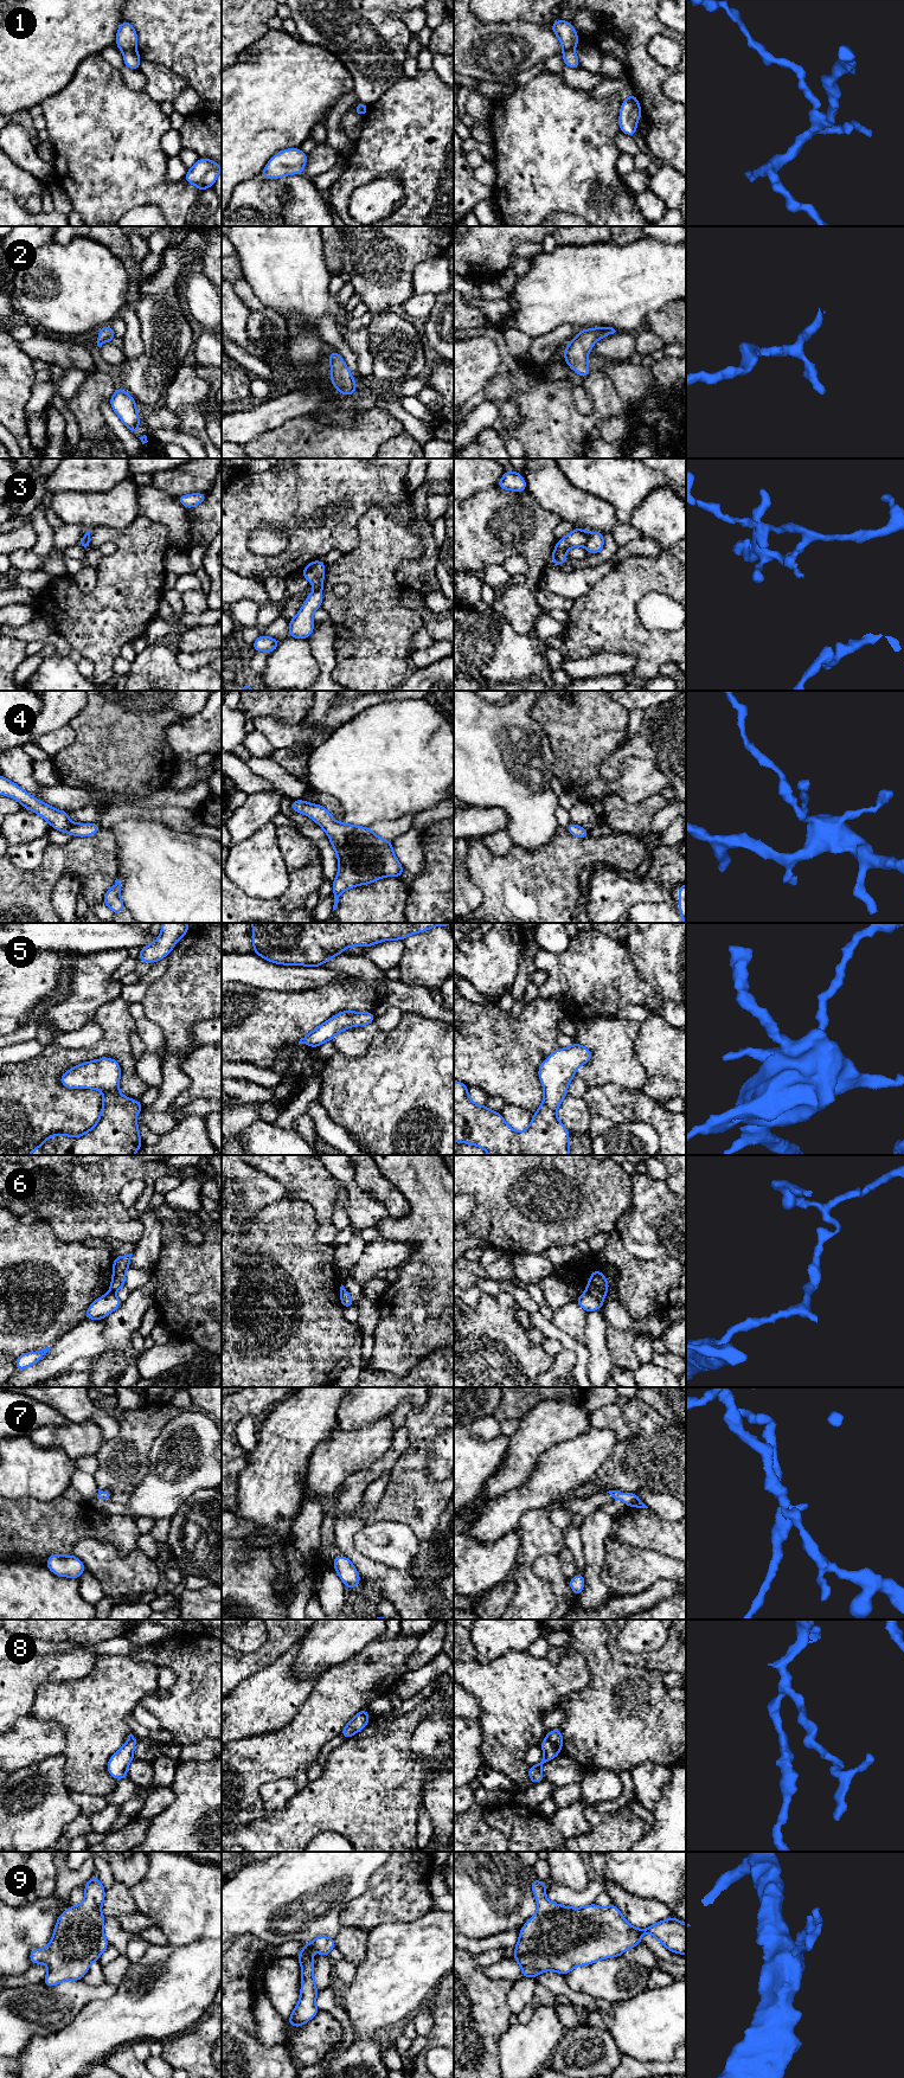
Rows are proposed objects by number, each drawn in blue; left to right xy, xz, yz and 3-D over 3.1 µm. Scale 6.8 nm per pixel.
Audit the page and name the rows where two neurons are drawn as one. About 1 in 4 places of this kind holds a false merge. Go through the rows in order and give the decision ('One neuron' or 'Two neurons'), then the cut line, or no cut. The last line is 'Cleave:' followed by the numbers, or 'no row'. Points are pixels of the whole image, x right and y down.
1: Two neurons. Split along xy (135, 49), (123, 51)
2: One neuron. No split
3: Two neurons. Split along yz (588, 533), (585, 546)
4: One neuron. No split
5: One neuron. No split
6: Two neurons. Split along yz (587, 1291), (601, 1301)
7: One neuron. No split
8: One neuron. No split
9: One neuron. No split
Cleave: 1, 3, 6

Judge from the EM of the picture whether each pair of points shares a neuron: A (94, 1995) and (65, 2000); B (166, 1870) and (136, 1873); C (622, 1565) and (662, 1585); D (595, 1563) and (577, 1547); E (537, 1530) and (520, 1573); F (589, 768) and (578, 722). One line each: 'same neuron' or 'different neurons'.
A: same neuron
B: different neurons
C: different neurons
D: different neurons
E: same neuron
F: same neuron

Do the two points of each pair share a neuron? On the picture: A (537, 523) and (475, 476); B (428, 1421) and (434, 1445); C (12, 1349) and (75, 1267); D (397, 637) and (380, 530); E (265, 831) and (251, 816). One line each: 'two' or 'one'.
A: two
B: two
C: one
D: one
E: two

